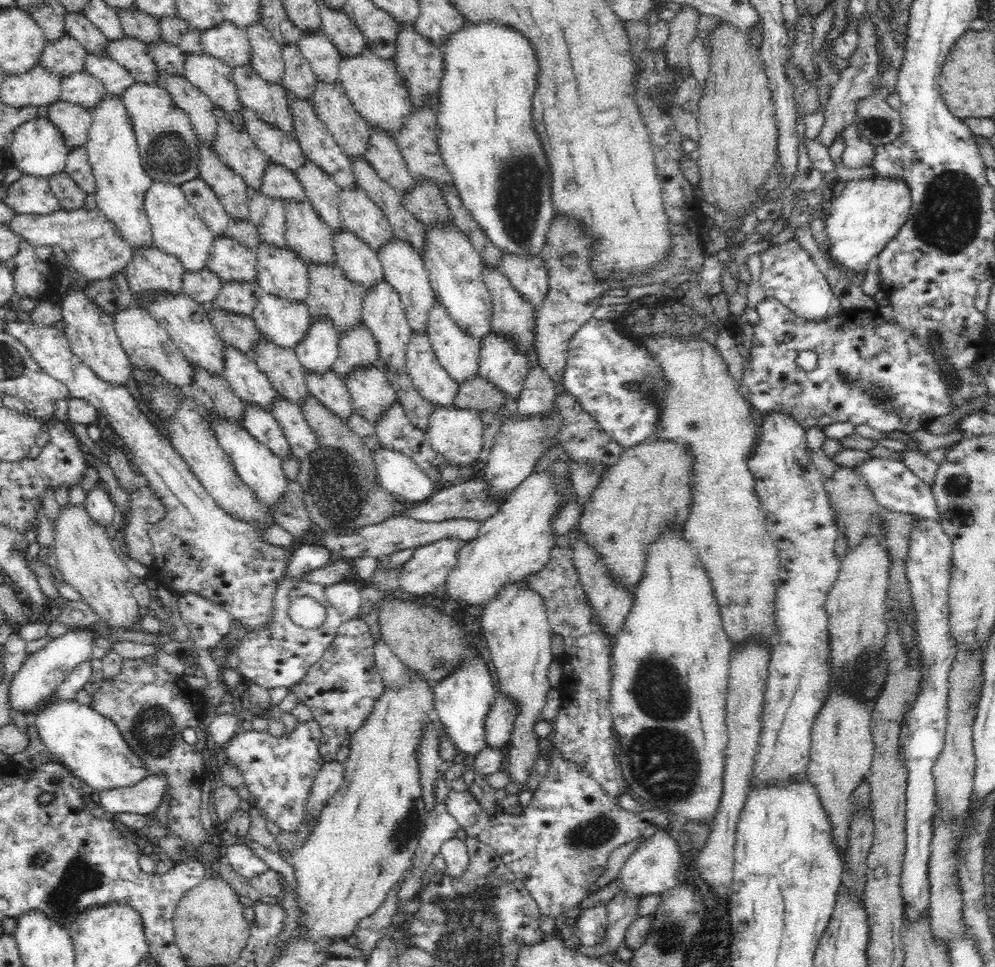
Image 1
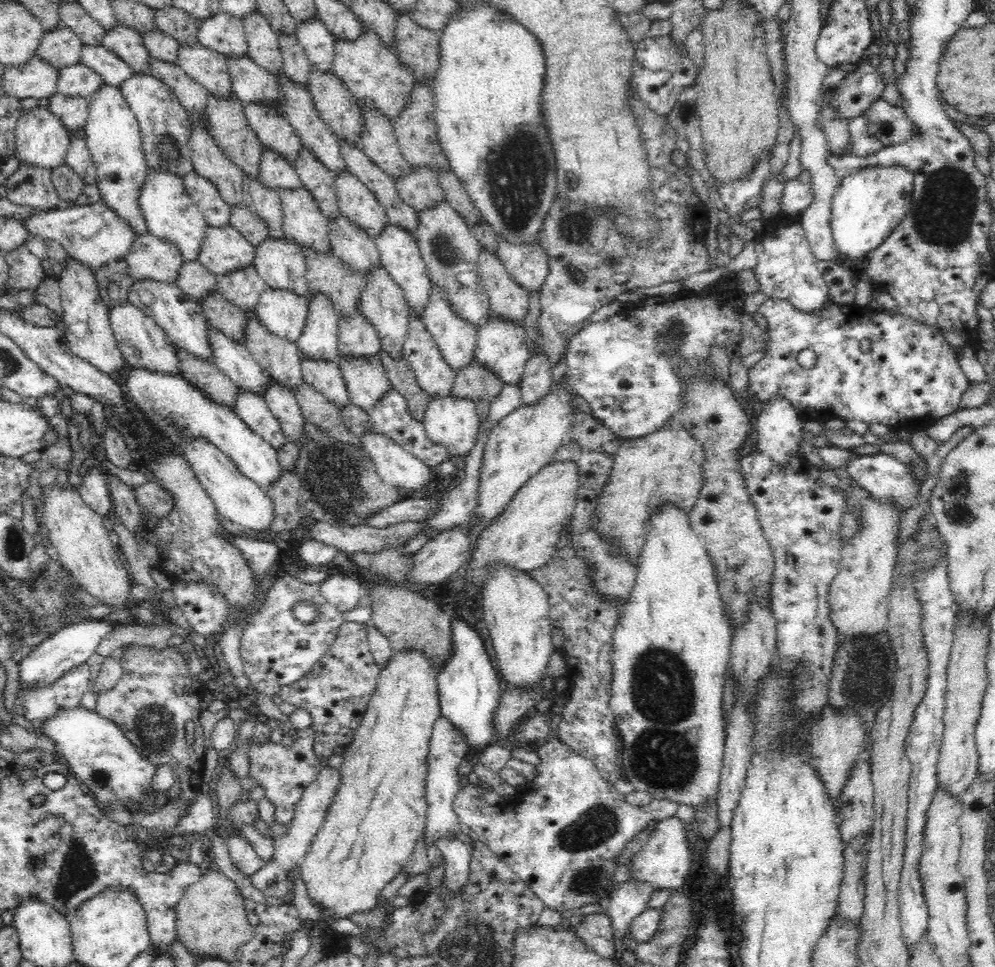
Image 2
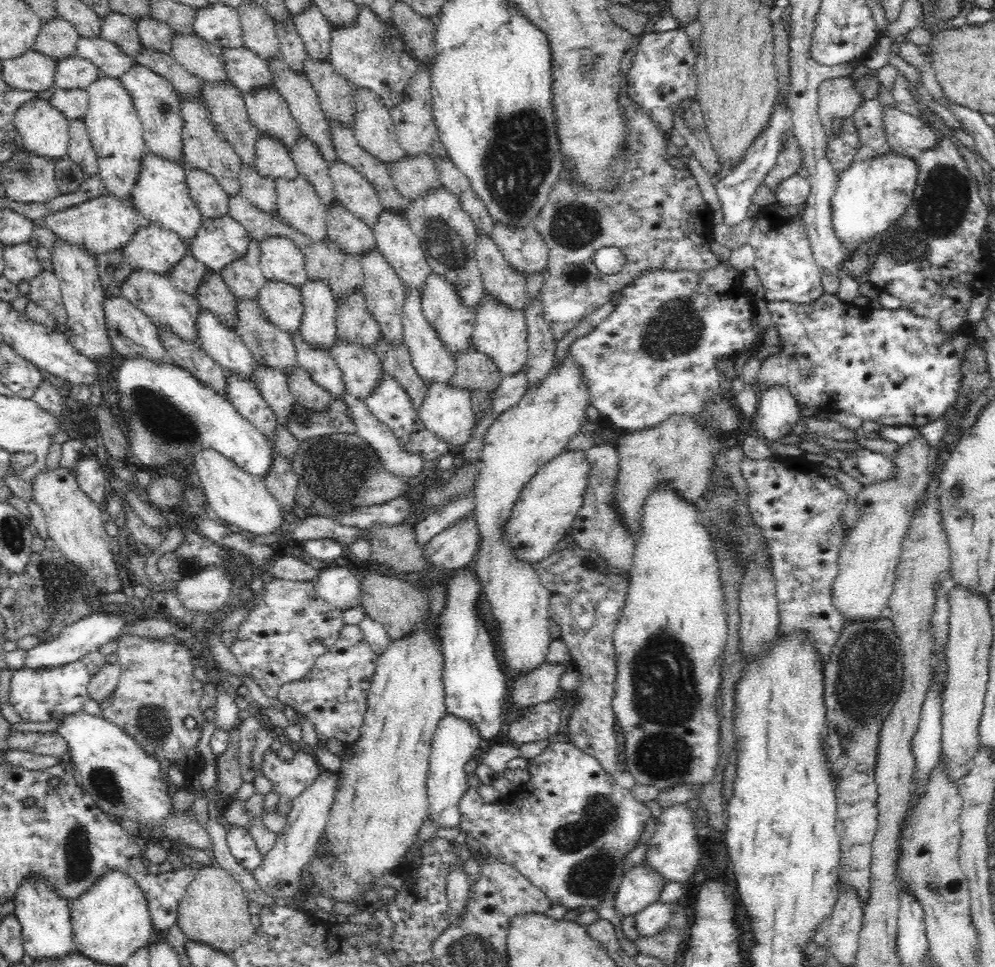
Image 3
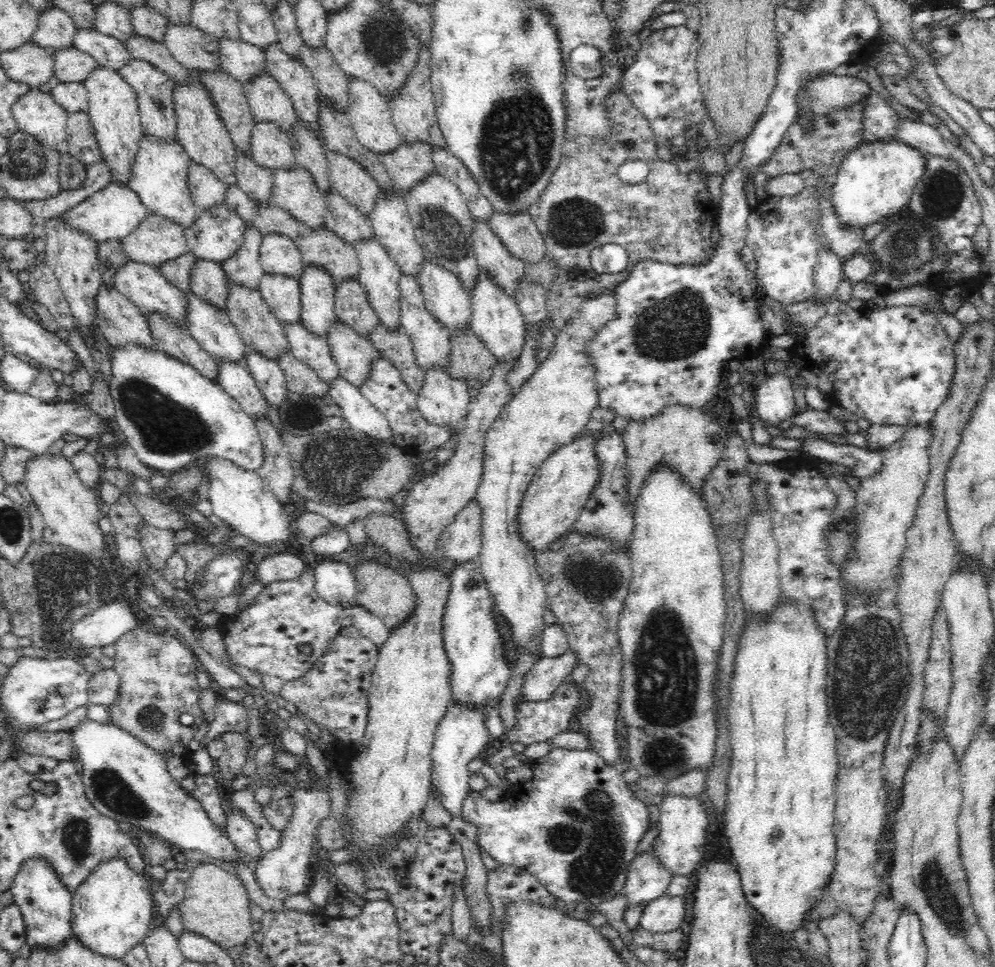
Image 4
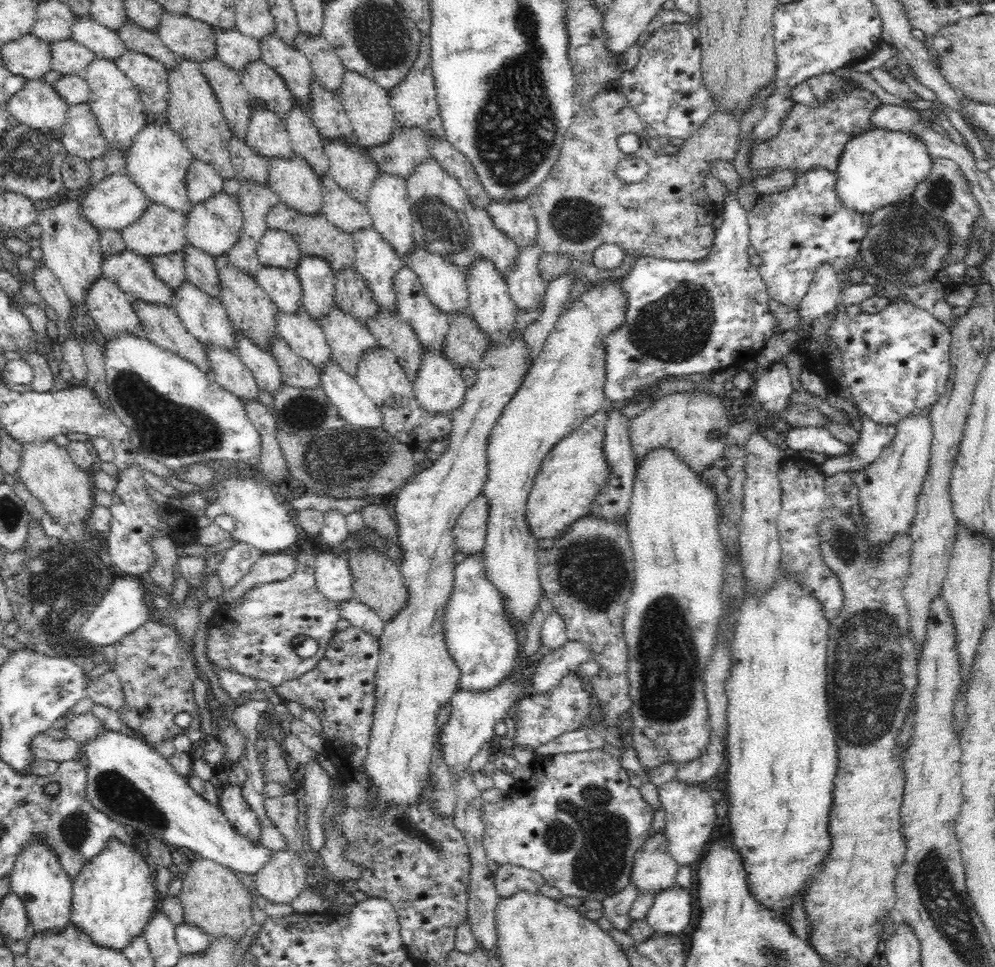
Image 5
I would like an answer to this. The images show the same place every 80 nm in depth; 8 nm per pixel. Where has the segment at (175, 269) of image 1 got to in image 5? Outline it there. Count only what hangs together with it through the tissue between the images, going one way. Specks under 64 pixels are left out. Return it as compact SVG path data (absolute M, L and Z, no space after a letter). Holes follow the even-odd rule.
M150 202L132 224L129 224L121 233L126 249L146 258L149 256L162 256L174 251L180 251L187 243L186 226L187 216L180 211L174 211L166 205Z

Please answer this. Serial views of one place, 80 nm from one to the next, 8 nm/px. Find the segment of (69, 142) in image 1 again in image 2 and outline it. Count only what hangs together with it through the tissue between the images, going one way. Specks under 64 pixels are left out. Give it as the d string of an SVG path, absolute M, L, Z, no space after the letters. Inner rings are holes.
M58 92L49 99L50 104L48 104L47 108L61 119L64 127L69 132L69 136L72 136L74 131L83 130L89 116L87 100L78 96L74 98L63 96L58 94Z

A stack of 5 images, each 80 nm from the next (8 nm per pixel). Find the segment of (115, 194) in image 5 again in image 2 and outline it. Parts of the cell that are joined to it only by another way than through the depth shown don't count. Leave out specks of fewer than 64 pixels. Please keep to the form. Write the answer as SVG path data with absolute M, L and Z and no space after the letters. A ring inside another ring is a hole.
M100 200L89 205L61 204L54 210L42 210L23 220L24 225L30 231L31 238L51 238L60 243L70 257L74 257L78 263L84 263L92 271L101 269L113 260L123 260L130 250L136 233L130 229L130 225L116 215L104 201Z

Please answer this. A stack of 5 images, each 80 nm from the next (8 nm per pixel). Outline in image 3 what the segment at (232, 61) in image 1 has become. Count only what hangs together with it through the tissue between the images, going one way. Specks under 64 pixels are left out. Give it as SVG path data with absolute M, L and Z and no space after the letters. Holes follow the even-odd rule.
M221 2L199 8L193 22L194 33L221 48L244 48L240 15L234 7Z

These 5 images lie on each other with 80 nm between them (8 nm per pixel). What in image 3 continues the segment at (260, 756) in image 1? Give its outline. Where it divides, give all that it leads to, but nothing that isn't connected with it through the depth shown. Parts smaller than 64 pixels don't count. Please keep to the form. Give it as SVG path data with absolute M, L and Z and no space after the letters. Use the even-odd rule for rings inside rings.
M299 749L291 761L282 761L275 752L264 753L260 772L273 784L273 791L280 795L277 808L280 815L287 816L294 800L306 791L324 769L314 752Z

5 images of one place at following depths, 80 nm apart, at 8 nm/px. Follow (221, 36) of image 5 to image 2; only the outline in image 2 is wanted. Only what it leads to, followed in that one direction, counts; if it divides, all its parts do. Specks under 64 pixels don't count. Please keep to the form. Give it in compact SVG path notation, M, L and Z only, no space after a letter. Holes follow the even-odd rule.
M250 56L227 58L232 92L246 105L250 102L282 104L282 92L278 91L275 76L263 70Z

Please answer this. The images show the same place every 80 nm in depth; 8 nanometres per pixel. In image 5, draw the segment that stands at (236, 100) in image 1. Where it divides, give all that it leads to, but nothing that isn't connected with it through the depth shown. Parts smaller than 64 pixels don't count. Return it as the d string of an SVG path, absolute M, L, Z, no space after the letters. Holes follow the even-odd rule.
M162 11L157 36L176 56L202 64L216 58L216 34L210 25L178 13Z

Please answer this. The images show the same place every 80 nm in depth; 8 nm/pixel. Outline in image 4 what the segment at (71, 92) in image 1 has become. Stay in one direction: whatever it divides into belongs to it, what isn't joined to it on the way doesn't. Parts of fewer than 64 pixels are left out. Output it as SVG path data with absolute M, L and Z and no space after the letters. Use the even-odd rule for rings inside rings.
M73 45L70 48L60 48L52 54L54 77L60 81L60 84L68 84L68 82L82 84L98 66L90 53L82 53Z

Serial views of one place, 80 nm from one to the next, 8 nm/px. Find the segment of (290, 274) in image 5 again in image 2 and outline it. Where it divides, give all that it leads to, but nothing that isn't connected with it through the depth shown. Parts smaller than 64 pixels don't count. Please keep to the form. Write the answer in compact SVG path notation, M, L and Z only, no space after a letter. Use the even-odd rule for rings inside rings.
M266 287L253 308L258 321L273 335L296 342L309 312L307 298L288 289Z

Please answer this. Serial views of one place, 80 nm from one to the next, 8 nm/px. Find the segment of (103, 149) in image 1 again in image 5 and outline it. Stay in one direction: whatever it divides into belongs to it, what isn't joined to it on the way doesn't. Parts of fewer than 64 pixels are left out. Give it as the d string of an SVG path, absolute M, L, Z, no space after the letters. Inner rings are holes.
M106 58L92 60L83 75L90 88L89 106L106 138L106 148L120 149L127 156L134 136L148 122L138 90L115 62Z

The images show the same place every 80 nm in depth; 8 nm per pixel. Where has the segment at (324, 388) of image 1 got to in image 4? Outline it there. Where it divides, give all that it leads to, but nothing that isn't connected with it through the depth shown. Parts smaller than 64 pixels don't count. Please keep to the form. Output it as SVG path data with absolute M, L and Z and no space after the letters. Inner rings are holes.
M301 320L294 324L281 324L281 326L286 332L291 353L316 371L316 374L329 386L340 374L327 339L308 331Z

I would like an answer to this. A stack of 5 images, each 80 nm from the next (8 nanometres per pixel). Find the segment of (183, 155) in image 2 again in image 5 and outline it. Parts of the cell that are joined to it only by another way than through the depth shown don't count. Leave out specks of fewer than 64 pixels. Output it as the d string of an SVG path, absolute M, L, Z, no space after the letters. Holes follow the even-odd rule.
M130 50L122 53L122 58L118 58L115 64L138 90L147 121L170 124L167 102L168 71L163 64L148 57L146 53Z

